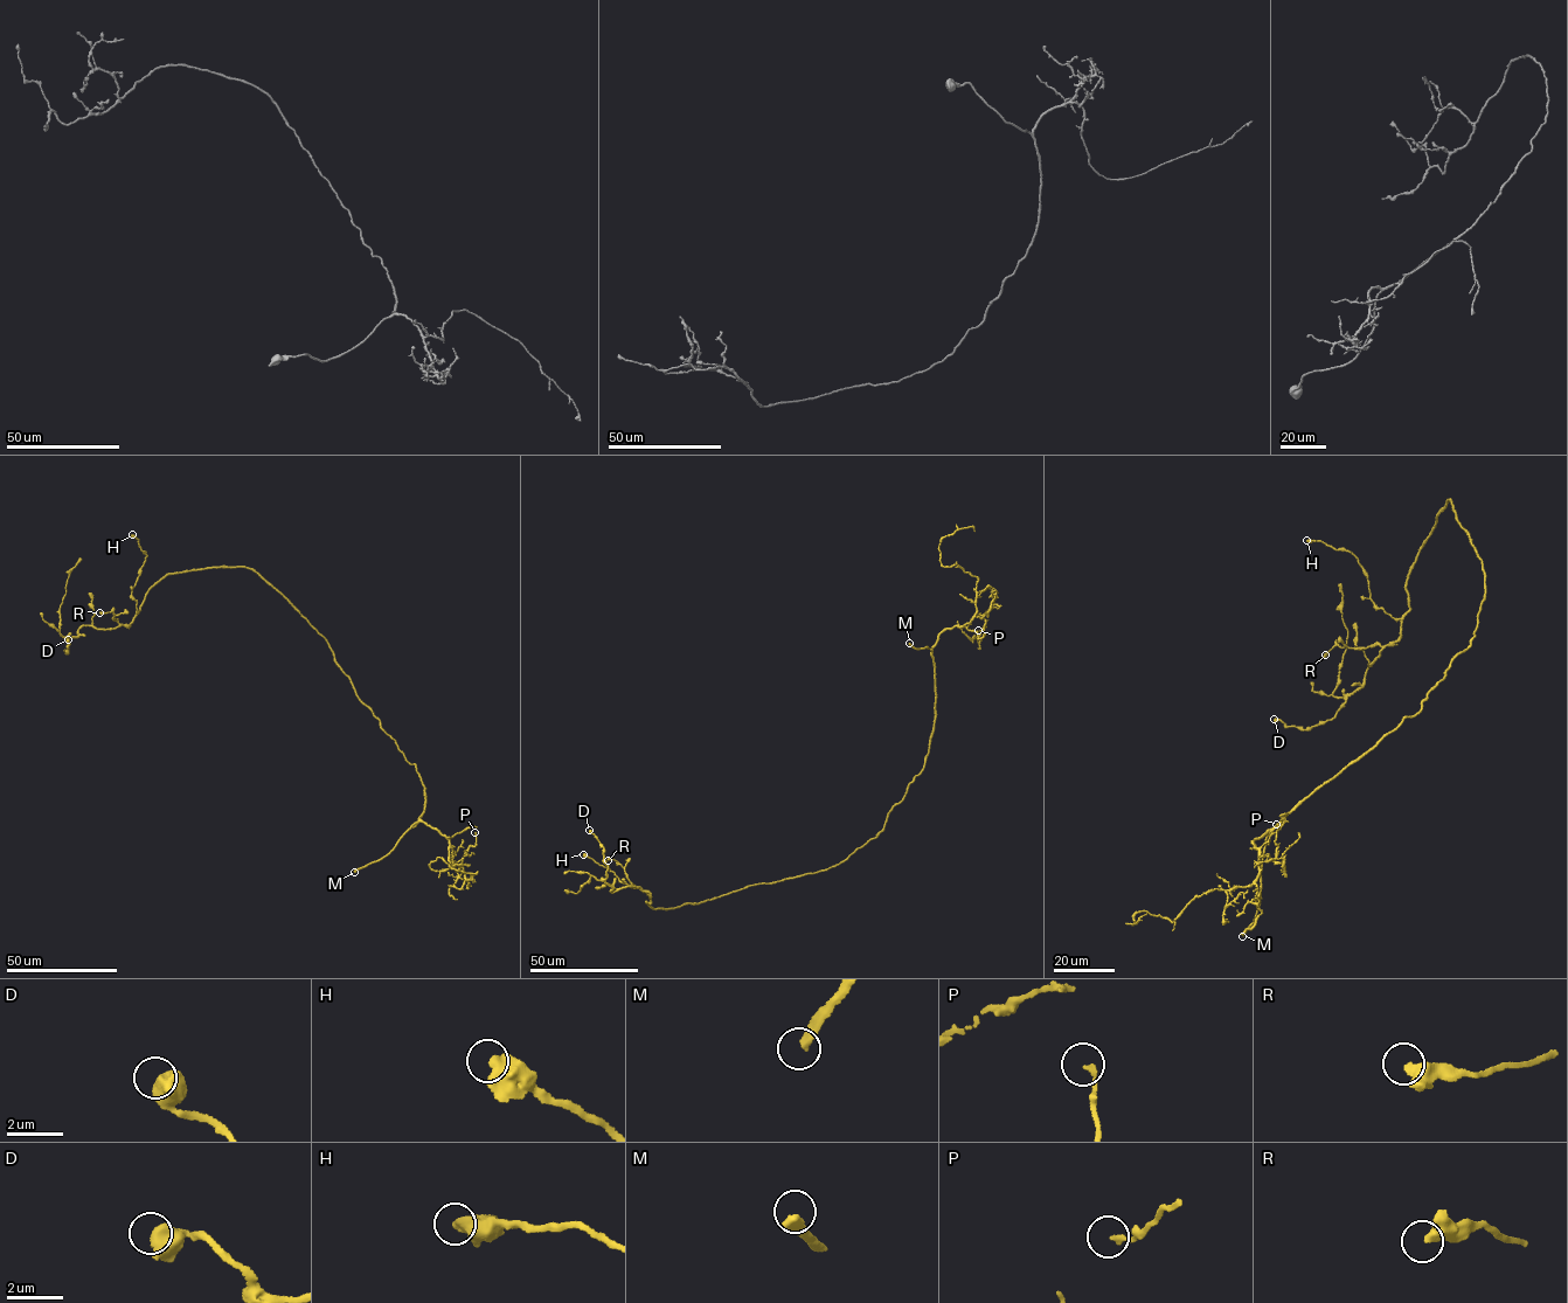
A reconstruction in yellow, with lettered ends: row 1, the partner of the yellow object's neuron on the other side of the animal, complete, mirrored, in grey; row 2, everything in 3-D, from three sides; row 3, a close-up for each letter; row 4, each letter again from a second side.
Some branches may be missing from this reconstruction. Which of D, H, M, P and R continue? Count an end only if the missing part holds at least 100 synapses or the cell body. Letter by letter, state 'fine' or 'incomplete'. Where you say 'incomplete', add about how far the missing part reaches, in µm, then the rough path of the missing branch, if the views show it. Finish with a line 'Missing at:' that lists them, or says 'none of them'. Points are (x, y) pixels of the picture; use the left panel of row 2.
D: fine
H: fine
M: incomplete; missing 80 µm; course (354, 872), (324, 874), (296, 891), (293, 900), (300, 921), (316, 928)
P: fine
R: fine
Missing at: M

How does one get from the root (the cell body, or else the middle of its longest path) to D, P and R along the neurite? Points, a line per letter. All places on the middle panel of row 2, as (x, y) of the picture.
D: (851, 854), (817, 872), (656, 909), (639, 887), (611, 892), (603, 847), (589, 830)
P: (851, 854), (881, 831), (924, 763), (938, 635), (963, 625), (982, 638), (985, 626), (978, 630)
R: (851, 854), (817, 872), (656, 909), (646, 902), (651, 903), (649, 892), (632, 886), (624, 868), (608, 860)

